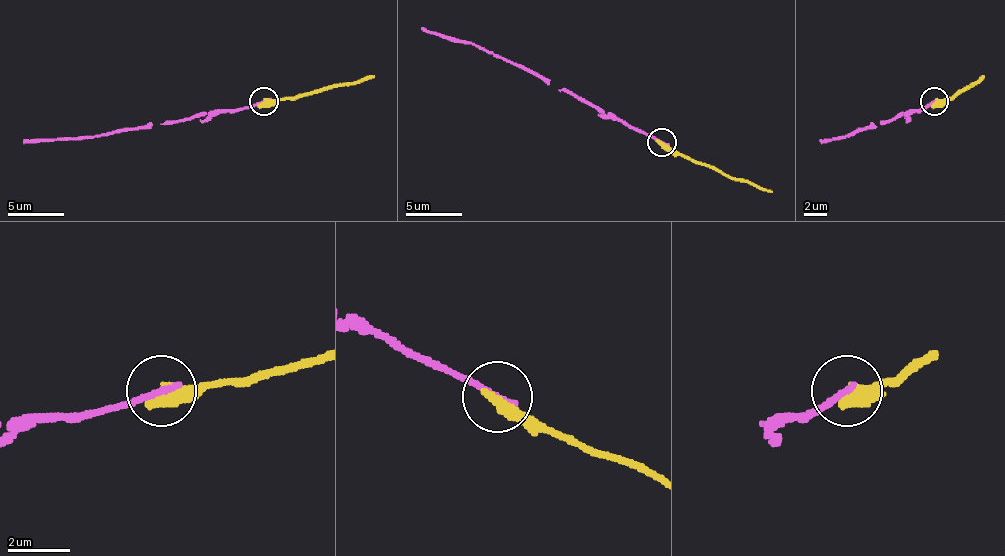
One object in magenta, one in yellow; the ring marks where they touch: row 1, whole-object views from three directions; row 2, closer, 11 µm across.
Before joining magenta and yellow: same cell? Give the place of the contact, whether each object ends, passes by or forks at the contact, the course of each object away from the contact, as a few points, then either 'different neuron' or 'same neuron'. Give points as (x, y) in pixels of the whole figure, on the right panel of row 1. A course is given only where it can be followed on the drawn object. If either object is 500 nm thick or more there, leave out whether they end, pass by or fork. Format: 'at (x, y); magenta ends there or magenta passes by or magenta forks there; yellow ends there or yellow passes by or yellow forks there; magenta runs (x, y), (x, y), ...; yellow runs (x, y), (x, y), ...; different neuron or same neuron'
at (934, 101); magenta runs (935, 100), (921, 112), (909, 112), (873, 123), (844, 137), (819, 140); yellow runs (935, 100), (952, 98), (983, 75); different neuron

